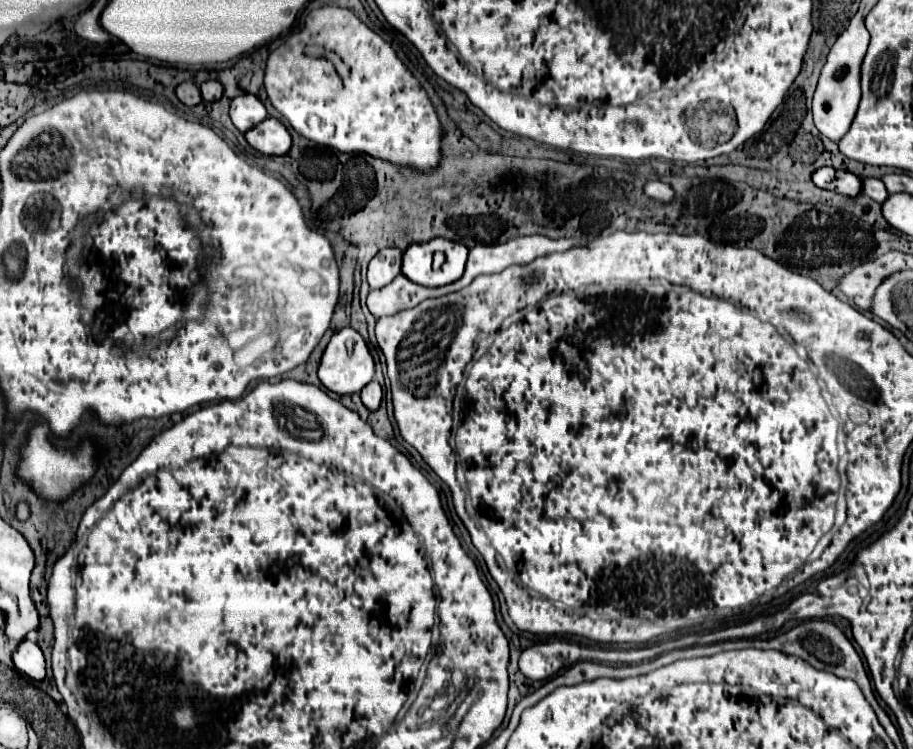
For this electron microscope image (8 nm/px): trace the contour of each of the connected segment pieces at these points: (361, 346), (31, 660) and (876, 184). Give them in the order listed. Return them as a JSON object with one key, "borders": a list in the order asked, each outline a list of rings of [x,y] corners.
{"borders":[[[[345,327],[331,337],[331,341],[329,341],[329,345],[321,357],[321,365],[319,365],[317,373],[319,373],[321,383],[329,391],[341,393],[341,395],[351,395],[351,393],[361,391],[373,379],[375,361],[367,349],[367,343],[363,341],[363,337],[355,329]]],[[[29,639],[21,641],[15,651],[11,653],[11,659],[15,667],[27,675],[33,681],[43,681],[45,679],[45,659],[39,647],[35,647]]],[[[867,177],[867,179],[861,179],[861,195],[867,195],[871,197],[873,201],[877,203],[883,203],[883,199],[887,199],[887,189],[883,187],[883,181],[881,179],[873,179],[873,177]]]]}

